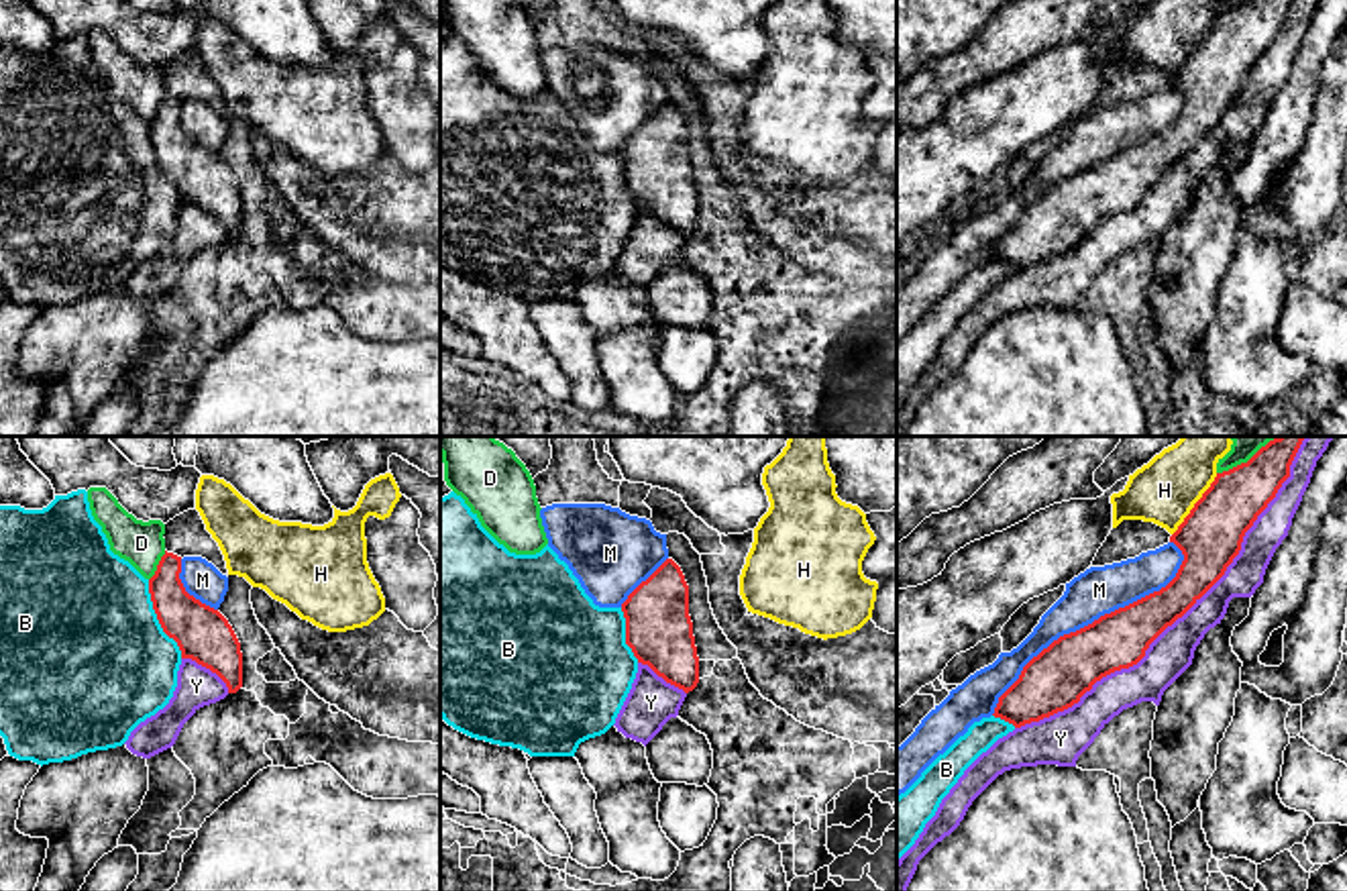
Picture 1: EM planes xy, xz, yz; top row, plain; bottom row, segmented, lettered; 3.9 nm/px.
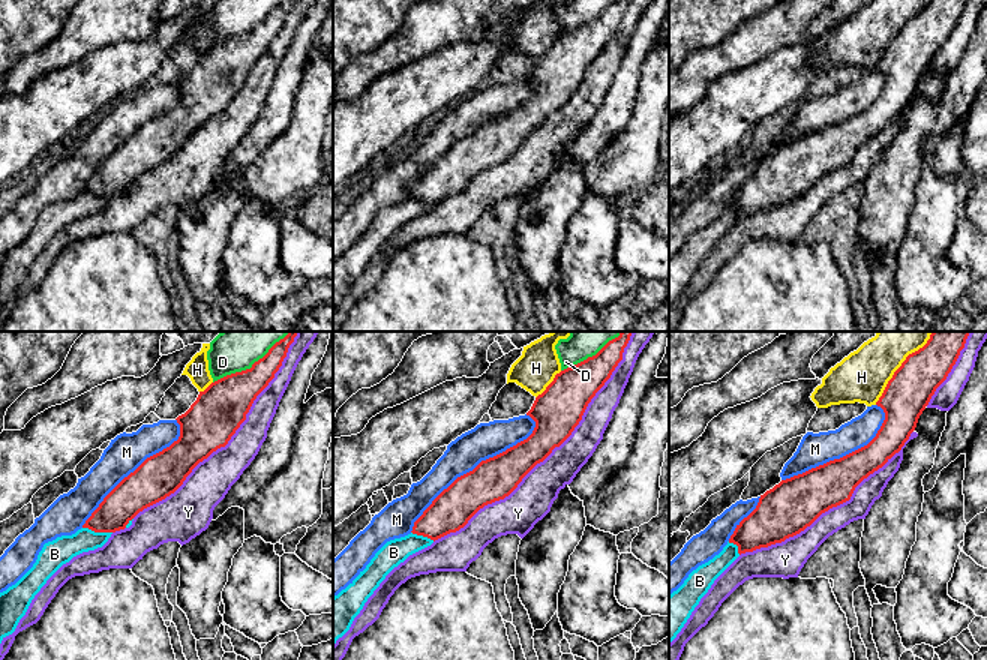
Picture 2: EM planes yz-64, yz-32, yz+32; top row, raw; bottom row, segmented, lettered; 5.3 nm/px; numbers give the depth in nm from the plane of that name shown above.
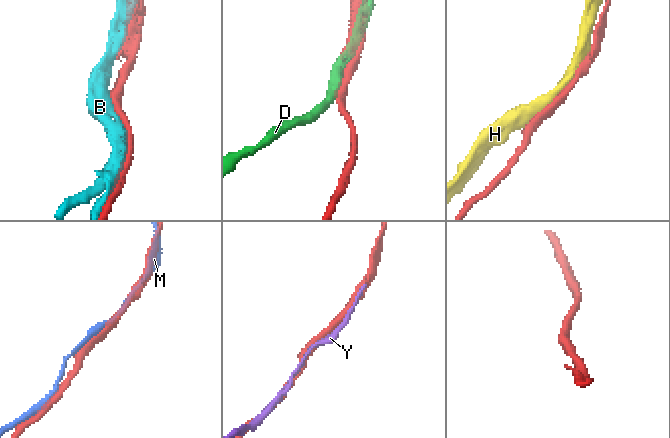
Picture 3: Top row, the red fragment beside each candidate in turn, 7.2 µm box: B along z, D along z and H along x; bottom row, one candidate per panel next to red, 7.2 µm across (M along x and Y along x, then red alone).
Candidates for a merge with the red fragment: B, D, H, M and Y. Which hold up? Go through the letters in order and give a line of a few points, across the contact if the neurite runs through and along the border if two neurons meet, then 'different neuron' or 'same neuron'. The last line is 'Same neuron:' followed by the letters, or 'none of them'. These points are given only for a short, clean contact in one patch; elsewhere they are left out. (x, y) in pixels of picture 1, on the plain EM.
B: different neuron
D: different neuron
H: different neuron
M: different neuron
Y: same neuron
Same neuron: Y

